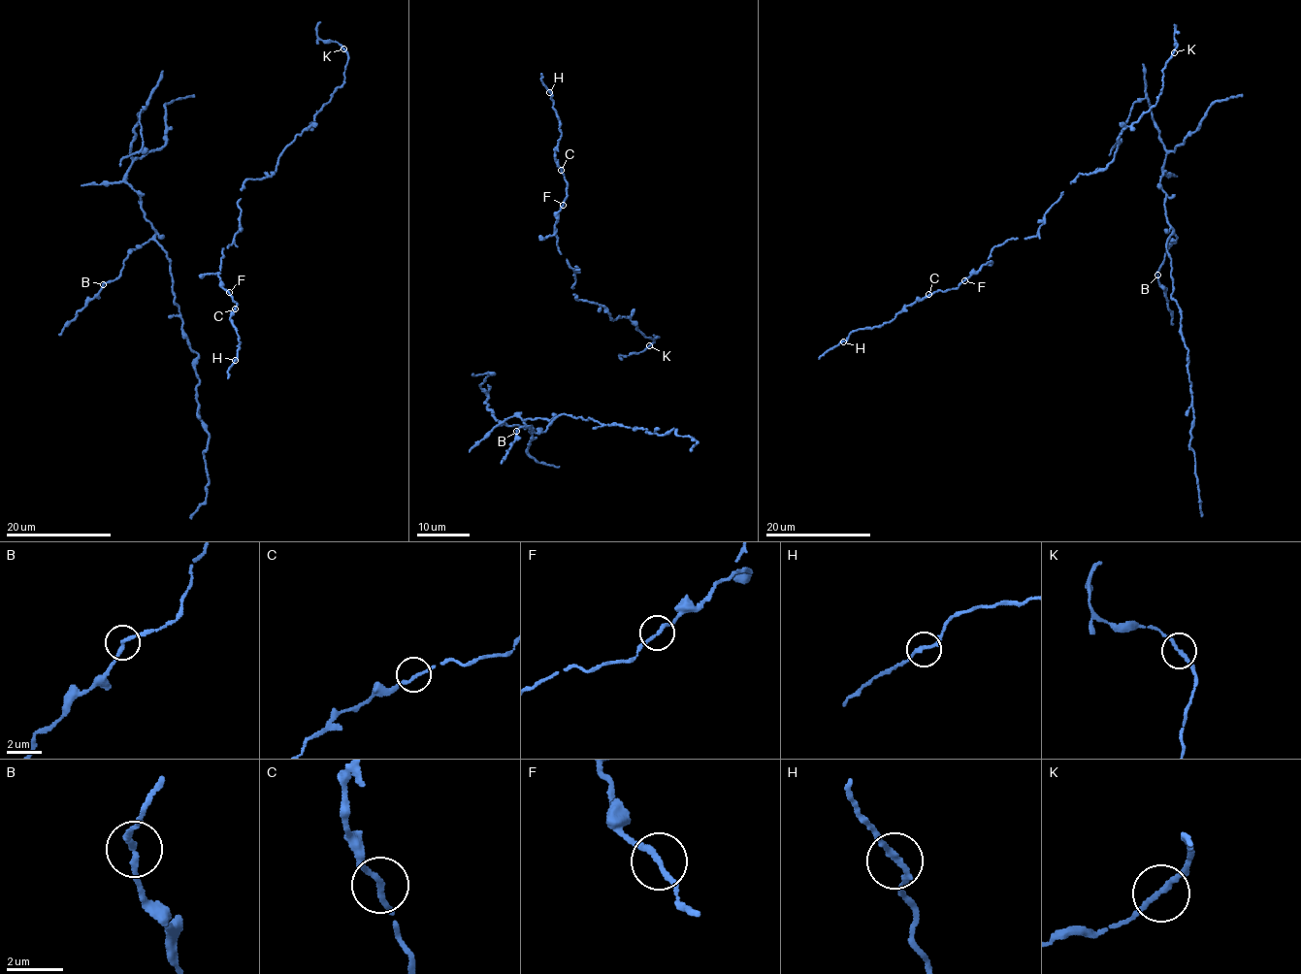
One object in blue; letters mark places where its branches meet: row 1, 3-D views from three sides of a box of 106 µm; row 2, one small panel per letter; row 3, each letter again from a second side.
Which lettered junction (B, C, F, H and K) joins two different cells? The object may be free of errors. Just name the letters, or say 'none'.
none

